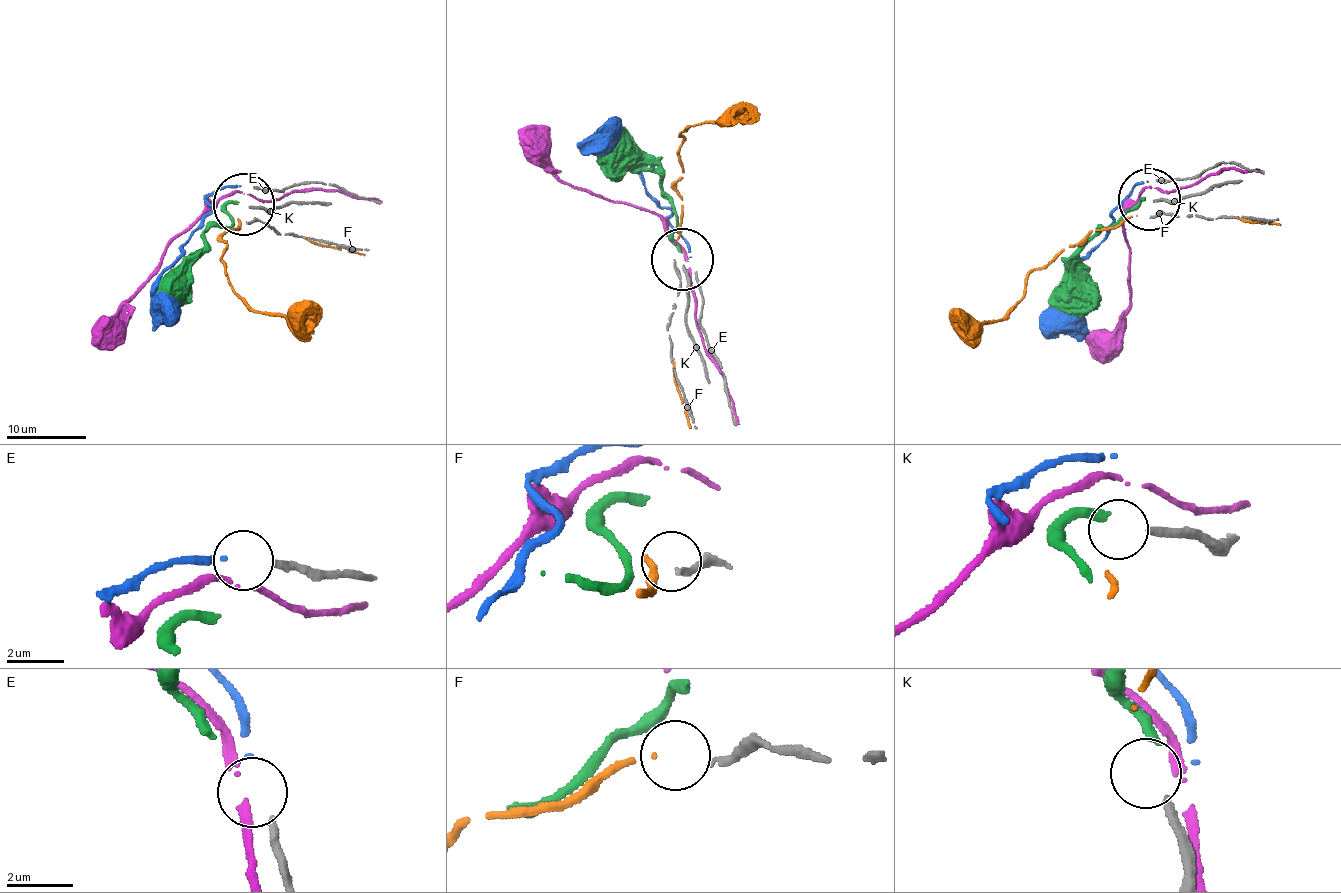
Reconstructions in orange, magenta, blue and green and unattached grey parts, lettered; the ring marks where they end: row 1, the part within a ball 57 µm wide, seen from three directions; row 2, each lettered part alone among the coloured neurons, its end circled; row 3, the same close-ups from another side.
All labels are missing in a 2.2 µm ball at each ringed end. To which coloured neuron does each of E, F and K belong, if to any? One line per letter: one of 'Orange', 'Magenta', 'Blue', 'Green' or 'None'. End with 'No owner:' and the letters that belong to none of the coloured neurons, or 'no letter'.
E: Blue
F: None
K: Green
No owner: F

